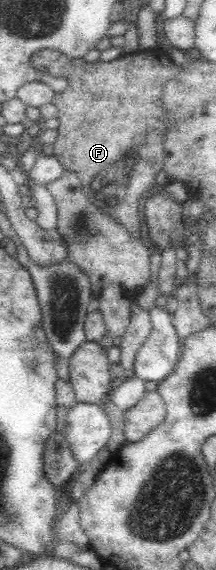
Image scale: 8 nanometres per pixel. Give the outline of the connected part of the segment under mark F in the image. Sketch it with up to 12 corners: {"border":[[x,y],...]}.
{"border":[[164,48],[113,61],[49,49],[66,75],[53,155],[141,237],[162,169]]}

